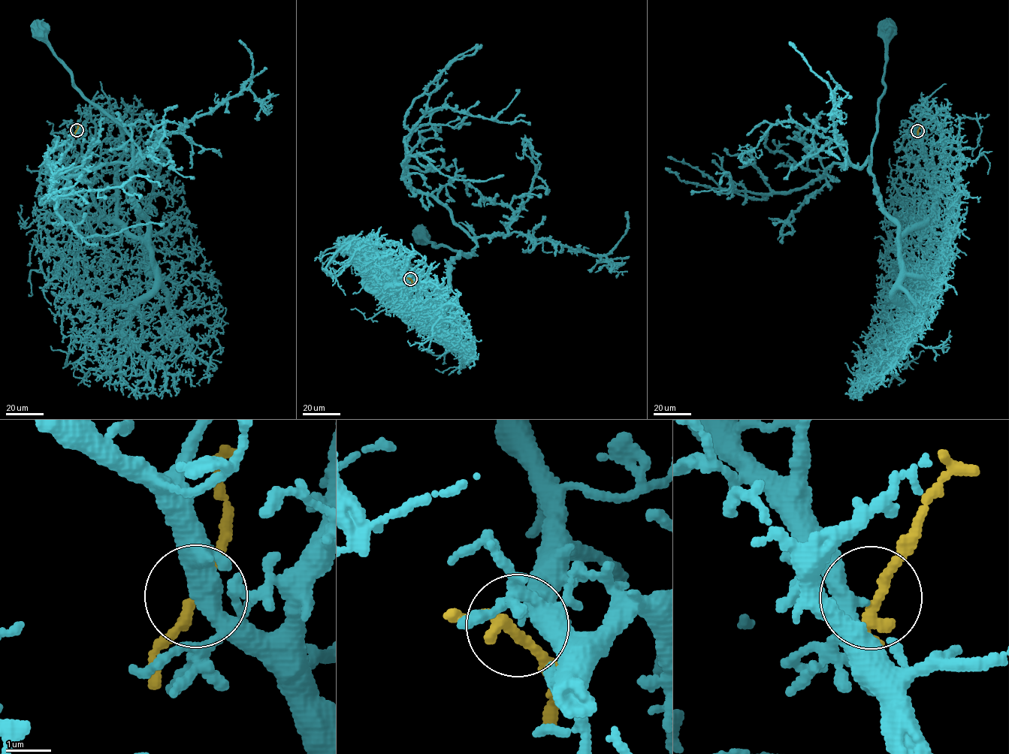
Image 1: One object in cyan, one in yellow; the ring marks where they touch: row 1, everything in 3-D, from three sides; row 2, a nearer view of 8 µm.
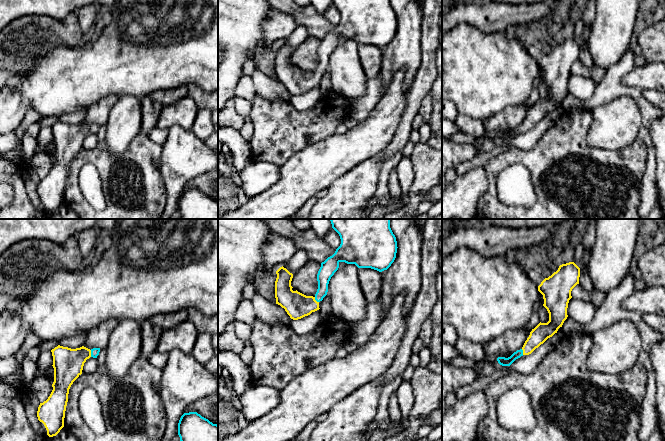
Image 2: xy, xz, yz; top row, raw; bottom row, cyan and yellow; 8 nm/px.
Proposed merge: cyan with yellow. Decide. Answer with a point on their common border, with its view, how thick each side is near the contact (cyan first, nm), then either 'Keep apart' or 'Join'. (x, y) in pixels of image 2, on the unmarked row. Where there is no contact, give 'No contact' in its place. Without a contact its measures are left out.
Touches cyan at xy (91, 129). Thickness 60 nm (cyan) against 240 nm. Join

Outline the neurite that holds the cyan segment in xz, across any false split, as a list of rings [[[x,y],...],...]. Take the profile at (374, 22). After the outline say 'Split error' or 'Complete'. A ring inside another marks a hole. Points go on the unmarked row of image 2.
[[[332,0],[332,4],[339,10],[341,20],[332,32],[321,39],[317,50],[318,65],[314,73],[292,66],[293,50],[286,44],[282,42],[276,47],[276,80],[284,84],[293,96],[320,85],[319,78],[327,71],[329,57],[340,38],[382,48],[396,34],[397,17],[390,0]]]. Split error

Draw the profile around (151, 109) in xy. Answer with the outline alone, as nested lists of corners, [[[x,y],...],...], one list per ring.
[[[151,95],[141,99],[142,123],[141,132],[148,135],[157,126],[163,105],[159,101],[154,101]]]

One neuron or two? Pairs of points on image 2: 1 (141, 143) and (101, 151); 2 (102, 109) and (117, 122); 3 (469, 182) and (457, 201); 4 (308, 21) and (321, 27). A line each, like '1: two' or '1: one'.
1: one
2: two
3: one
4: one

